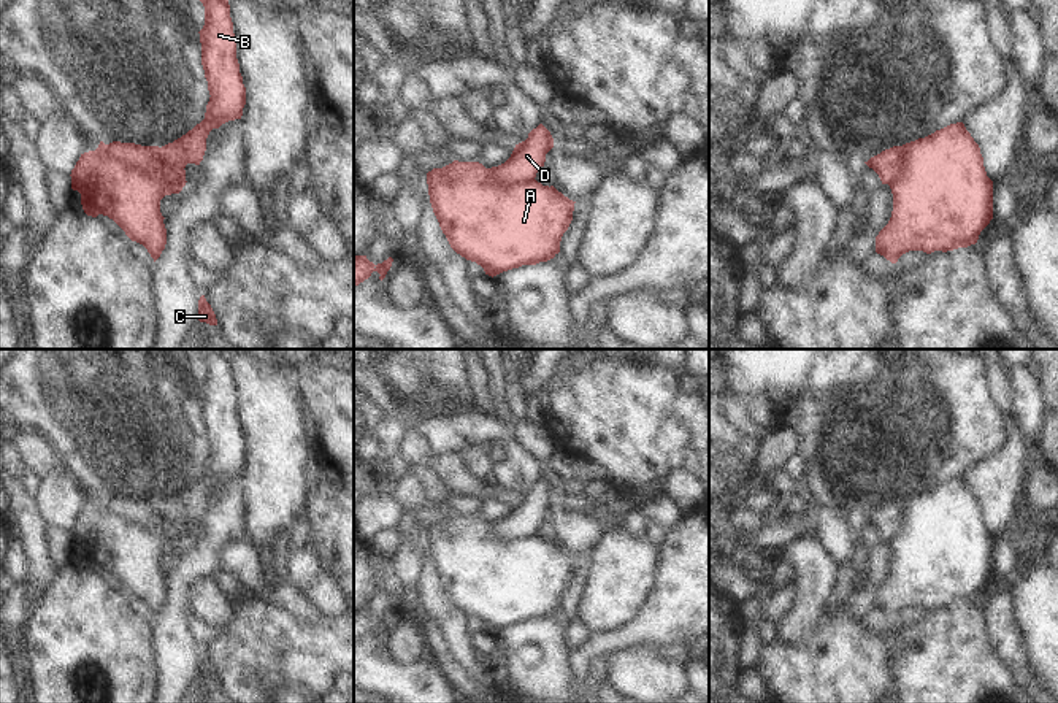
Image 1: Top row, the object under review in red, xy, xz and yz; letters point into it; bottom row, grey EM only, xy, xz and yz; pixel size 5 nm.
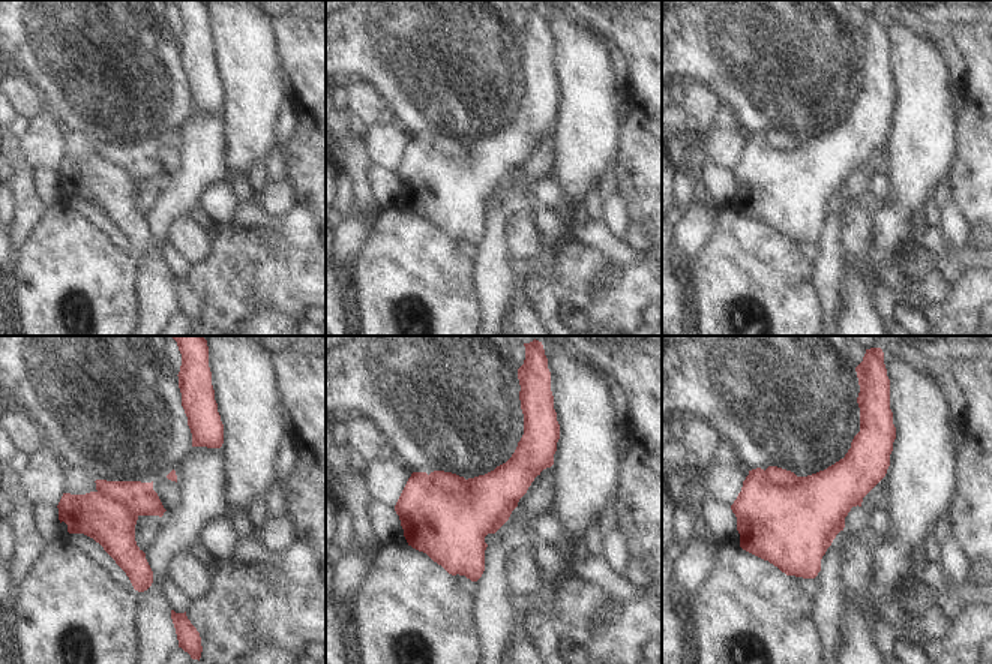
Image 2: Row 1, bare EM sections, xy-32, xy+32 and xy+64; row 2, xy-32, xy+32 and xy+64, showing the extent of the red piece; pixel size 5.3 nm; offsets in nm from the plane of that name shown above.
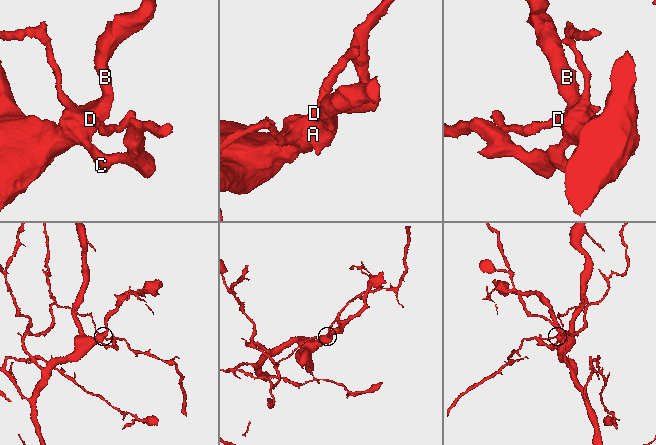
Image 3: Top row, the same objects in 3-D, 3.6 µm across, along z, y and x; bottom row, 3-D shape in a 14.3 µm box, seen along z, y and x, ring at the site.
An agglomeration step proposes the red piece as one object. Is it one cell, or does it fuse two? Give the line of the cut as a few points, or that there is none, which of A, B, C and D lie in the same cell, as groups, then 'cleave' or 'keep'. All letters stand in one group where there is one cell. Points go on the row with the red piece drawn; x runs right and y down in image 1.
cut xy (105, 145), (114, 157), (148, 167), (151, 176), (162, 169); groups A B C / D; cleave

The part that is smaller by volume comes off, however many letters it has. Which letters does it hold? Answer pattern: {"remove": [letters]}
{"remove": ["D"]}

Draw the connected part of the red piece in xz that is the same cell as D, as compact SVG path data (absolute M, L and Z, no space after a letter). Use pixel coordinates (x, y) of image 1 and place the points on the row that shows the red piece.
M539 124L528 133L528 138L516 144L511 157L498 165L489 168L489 175L496 182L530 182L536 173L544 167L546 154L554 148L550 132Z

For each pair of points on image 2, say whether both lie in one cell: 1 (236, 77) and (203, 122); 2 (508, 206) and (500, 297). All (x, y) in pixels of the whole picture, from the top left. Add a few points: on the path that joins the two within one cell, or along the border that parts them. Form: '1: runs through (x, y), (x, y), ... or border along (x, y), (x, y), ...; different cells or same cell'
1: border along (219, 113), (224, 147); different cells
2: runs through (496, 228), (496, 275); same cell

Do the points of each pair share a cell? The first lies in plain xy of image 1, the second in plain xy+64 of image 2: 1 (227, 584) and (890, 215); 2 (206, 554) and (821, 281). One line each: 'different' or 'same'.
1: same
2: same

